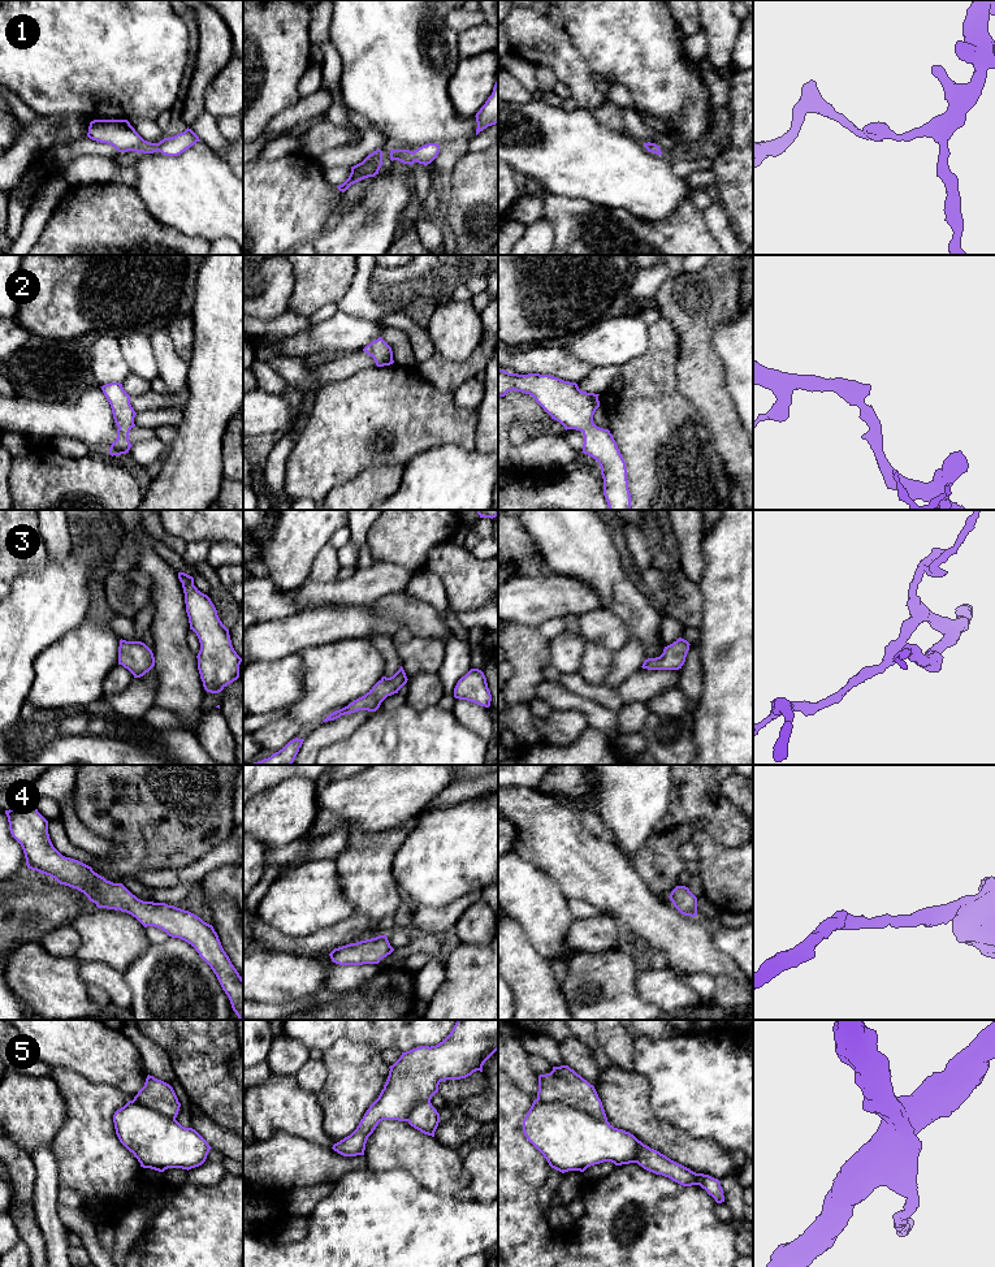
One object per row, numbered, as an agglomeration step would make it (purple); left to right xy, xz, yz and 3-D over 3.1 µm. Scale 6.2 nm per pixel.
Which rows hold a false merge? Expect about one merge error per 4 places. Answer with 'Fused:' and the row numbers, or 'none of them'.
Fused: 5

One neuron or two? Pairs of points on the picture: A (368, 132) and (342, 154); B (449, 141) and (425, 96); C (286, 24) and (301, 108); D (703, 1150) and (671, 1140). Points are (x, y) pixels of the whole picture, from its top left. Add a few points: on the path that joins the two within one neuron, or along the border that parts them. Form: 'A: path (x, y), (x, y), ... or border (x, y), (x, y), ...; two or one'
A: path (368, 139), (354, 154), (350, 154); one
B: path (446, 130), (425, 107); one
C: border (301, 96), (275, 117); two
D: path (695, 1150), (686, 1150), (679, 1146); one

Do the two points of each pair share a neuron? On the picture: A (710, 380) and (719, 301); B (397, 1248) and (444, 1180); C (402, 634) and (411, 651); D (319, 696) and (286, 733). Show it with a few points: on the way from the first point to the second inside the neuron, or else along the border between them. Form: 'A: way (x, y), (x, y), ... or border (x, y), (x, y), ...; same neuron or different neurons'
A: way (704, 360), (704, 320); same neuron
B: border (411, 1173), (424, 1188), (455, 1196); different neurons
C: border (414, 638), (396, 645); different neurons
D: border (284, 716), (297, 720), (302, 725); different neurons

